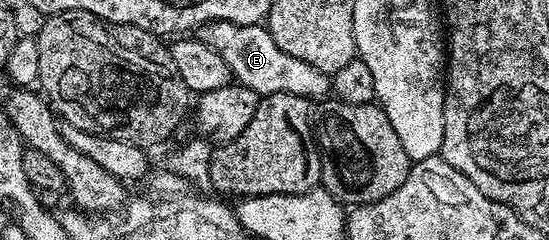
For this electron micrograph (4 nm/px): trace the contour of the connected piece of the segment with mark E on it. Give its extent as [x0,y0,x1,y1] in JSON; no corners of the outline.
[198,22,329,100]

